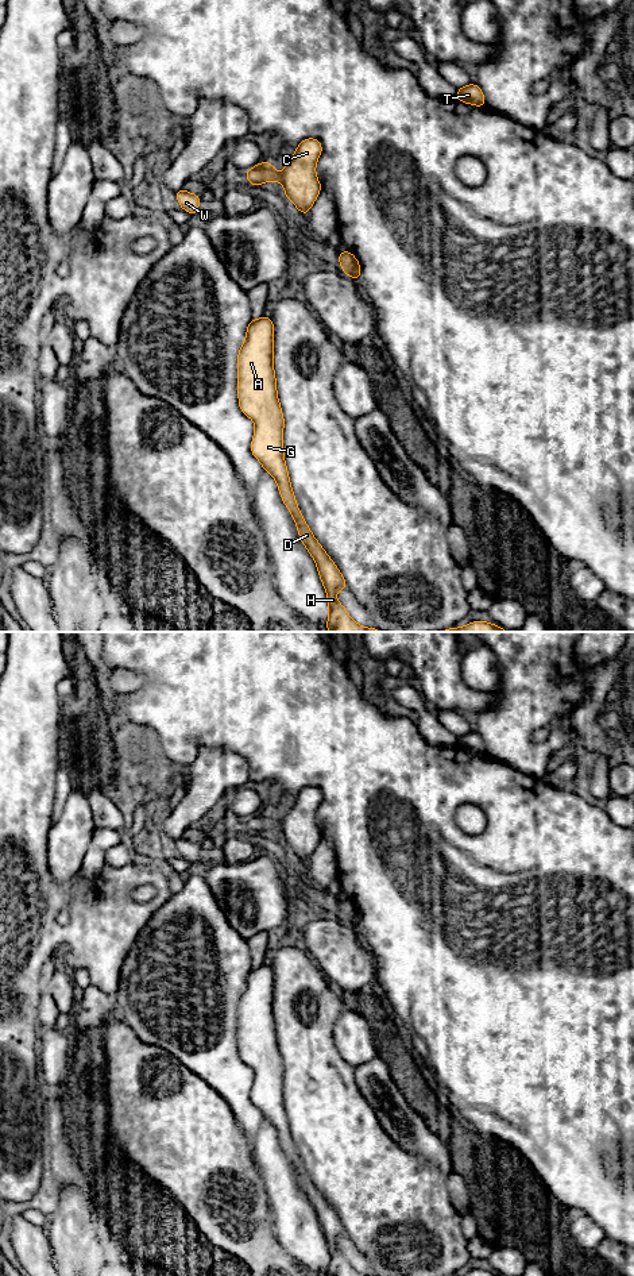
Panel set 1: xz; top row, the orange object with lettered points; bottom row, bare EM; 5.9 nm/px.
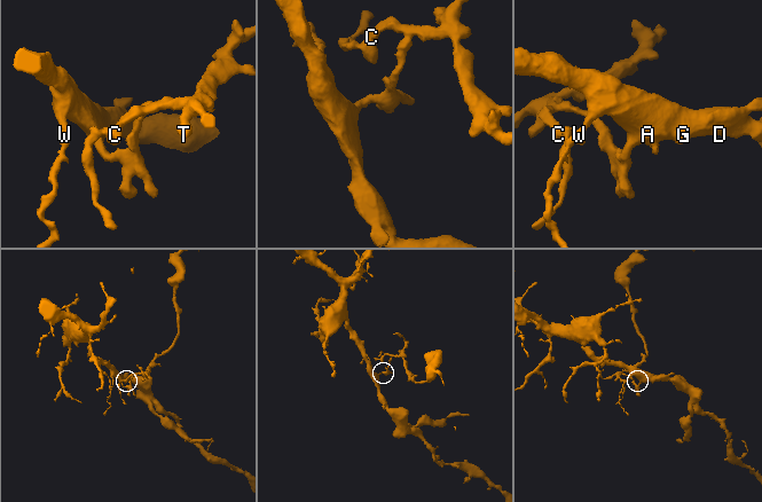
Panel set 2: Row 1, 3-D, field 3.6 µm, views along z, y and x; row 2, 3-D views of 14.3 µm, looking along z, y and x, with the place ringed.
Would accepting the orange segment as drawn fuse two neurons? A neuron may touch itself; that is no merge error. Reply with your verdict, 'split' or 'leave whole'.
split

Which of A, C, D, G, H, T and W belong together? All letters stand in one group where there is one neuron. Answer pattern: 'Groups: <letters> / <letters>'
Groups: A D G H W / C T

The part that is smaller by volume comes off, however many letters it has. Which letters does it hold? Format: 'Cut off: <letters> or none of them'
Cut off: C, T

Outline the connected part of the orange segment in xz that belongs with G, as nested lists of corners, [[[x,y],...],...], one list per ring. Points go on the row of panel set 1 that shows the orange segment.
[[[268,316],[251,320],[246,340],[237,355],[237,394],[240,410],[254,420],[255,433],[251,443],[252,455],[278,483],[283,504],[290,510],[302,544],[316,562],[321,582],[328,595],[329,632],[382,632],[360,627],[337,601],[336,593],[348,589],[344,577],[330,560],[298,509],[283,454],[285,419],[277,394],[272,366],[274,324]]]

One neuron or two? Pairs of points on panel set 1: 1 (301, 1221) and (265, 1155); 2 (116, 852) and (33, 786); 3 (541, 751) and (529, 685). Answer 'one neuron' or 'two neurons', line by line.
1: one neuron
2: two neurons
3: one neuron

